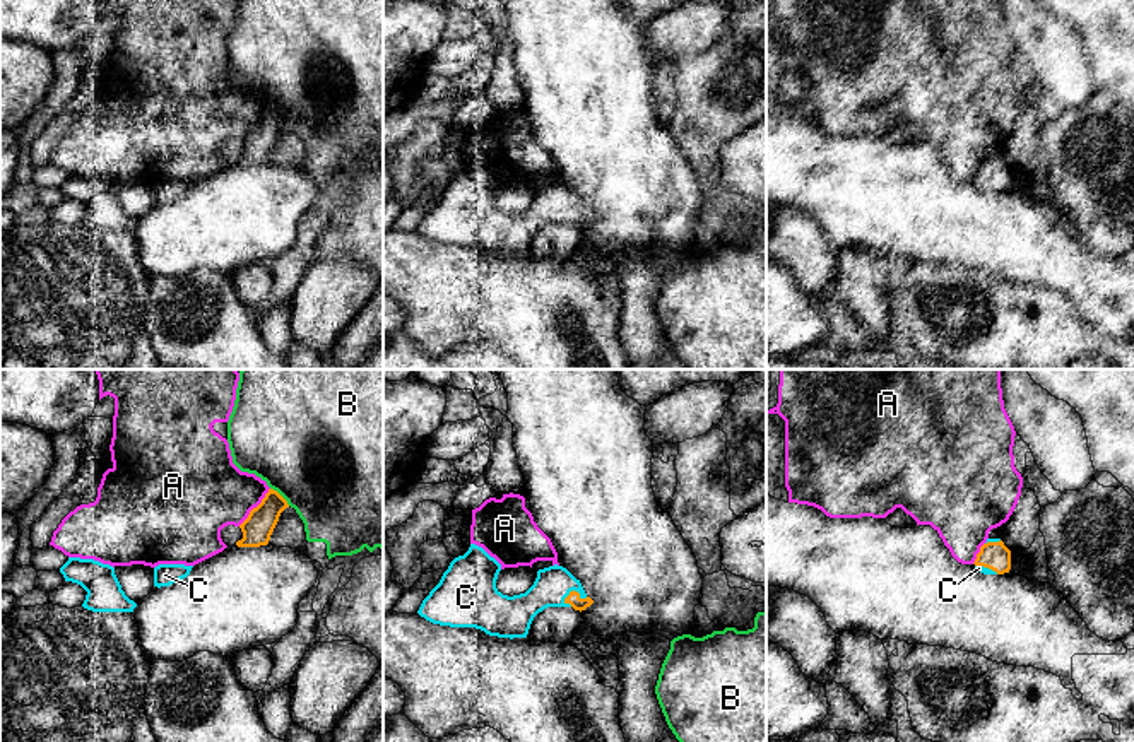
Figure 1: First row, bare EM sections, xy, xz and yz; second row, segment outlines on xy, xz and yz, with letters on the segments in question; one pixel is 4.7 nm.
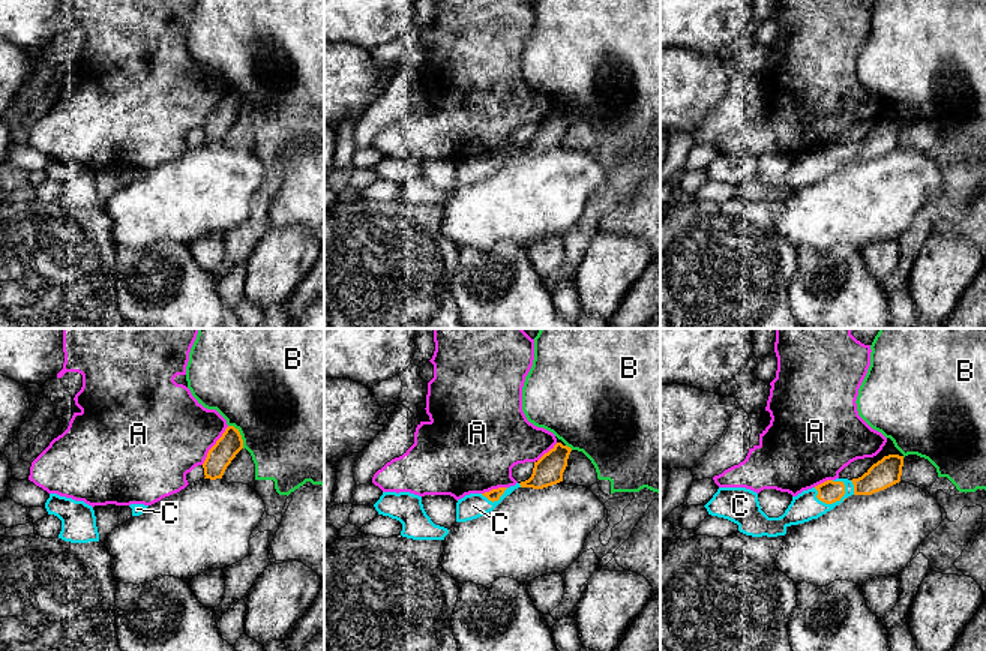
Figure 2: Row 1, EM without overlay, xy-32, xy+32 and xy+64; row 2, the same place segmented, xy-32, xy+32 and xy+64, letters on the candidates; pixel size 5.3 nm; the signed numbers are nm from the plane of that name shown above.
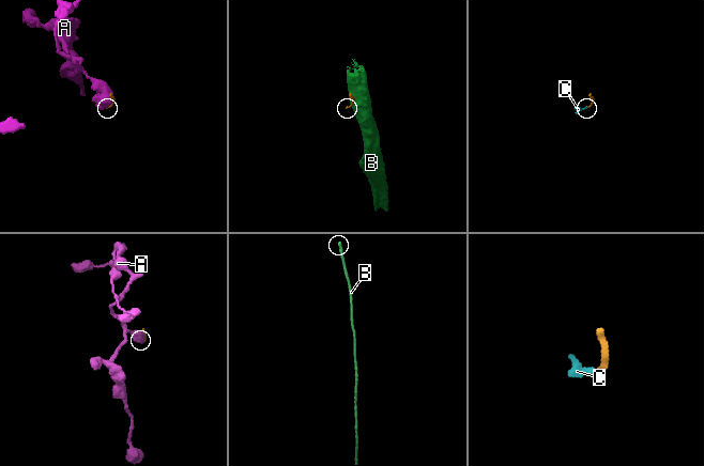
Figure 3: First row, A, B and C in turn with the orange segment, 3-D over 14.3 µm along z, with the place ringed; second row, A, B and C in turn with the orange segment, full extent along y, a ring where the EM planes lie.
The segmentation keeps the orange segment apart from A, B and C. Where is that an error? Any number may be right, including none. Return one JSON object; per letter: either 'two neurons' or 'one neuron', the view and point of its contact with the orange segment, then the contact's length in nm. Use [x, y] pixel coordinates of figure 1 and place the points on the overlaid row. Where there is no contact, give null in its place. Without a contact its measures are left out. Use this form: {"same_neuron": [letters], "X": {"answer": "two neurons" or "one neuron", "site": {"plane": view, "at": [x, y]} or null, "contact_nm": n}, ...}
{"same_neuron": ["C"], "A": {"answer": "two neurons", "site": {"plane": "xy", "at": [257, 506]}, "contact_nm": 240}, "B": {"answer": "two neurons", "site": {"plane": "xy", "at": [281, 496]}, "contact_nm": 130}, "C": {"answer": "one neuron", "site": {"plane": "xz", "at": [573, 590]}, "contact_nm": 120}}

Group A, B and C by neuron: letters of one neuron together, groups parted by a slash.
A / B / C

